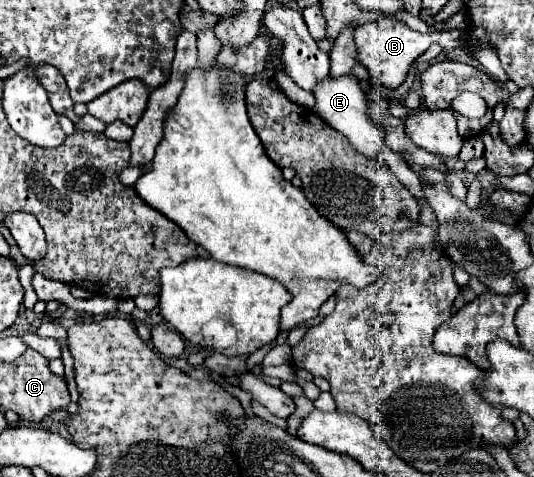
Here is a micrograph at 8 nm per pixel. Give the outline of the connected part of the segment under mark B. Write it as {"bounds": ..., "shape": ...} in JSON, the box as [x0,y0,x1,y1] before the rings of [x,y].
{"bounds":[354,18,470,88],"shape":[[[380,18],[376,22],[368,22],[362,26],[354,28],[354,44],[356,44],[356,60],[368,68],[370,72],[370,80],[376,86],[384,86],[384,88],[398,88],[406,74],[410,64],[424,54],[430,44],[440,44],[444,50],[452,50],[452,48],[466,48],[470,44],[470,32],[468,30],[446,30],[446,32],[432,32],[432,34],[420,34],[410,30],[404,22],[394,20],[394,18]]]}

